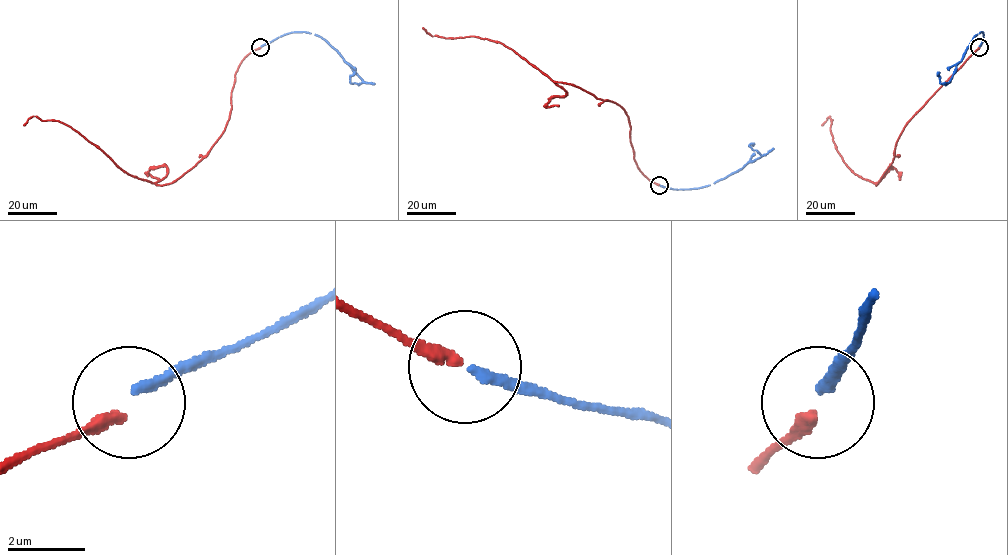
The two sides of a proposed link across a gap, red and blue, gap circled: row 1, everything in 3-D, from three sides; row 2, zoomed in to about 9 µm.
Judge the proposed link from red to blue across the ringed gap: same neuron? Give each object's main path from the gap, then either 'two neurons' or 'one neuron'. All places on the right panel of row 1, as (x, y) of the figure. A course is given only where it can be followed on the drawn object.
course red (979, 47), (905, 126), (893, 161), (876, 185), (845, 163), (833, 141), (830, 116), (821, 125); course blue (979, 46), (983, 32), (973, 39), (950, 81), (941, 84), (937, 72); two neurons

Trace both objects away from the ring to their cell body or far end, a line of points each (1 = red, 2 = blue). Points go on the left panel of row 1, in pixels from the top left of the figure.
1: (260, 47), (238, 68), (219, 138), (171, 183), (123, 171), (59, 121), (32, 116), (24, 125)
2: (260, 46), (288, 33), (310, 33), (324, 39), (362, 81), (359, 84), (350, 82), (355, 72)

